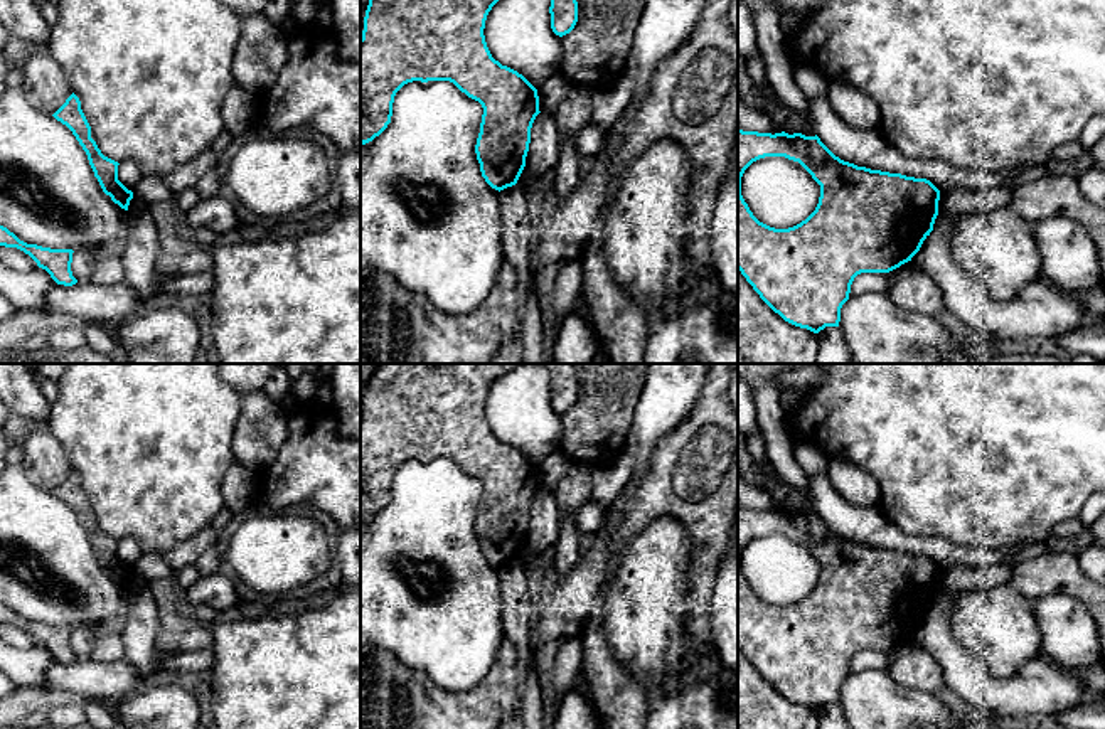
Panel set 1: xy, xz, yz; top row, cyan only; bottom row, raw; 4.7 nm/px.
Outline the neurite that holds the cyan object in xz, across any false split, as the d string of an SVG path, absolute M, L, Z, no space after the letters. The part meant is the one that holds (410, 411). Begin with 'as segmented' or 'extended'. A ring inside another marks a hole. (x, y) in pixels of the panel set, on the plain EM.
as segmented; M376 364L360 414L360 520L379 513L392 493L396 470L413 458L450 458L483 485L475 522L485 559L504 567L517 561L539 488L537 466L495 438L483 406L492 384L522 364Z

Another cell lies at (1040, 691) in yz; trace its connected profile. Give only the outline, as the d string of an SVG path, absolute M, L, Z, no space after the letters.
M935 606L911 638L921 643L943 670L945 685L958 694L977 716L1011 716L1019 721L1049 722L1078 705L1083 684L1071 670L1039 660L1028 662L1011 677L994 677L950 630L948 611Z

